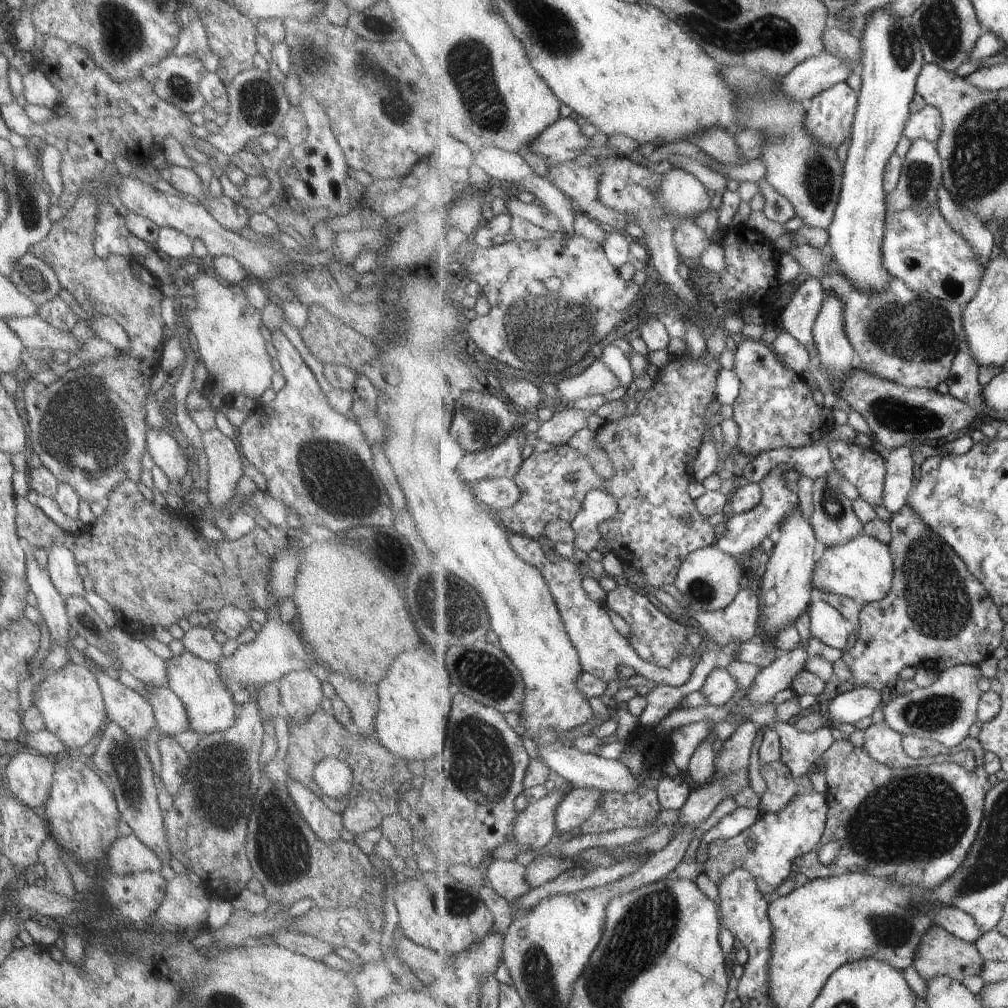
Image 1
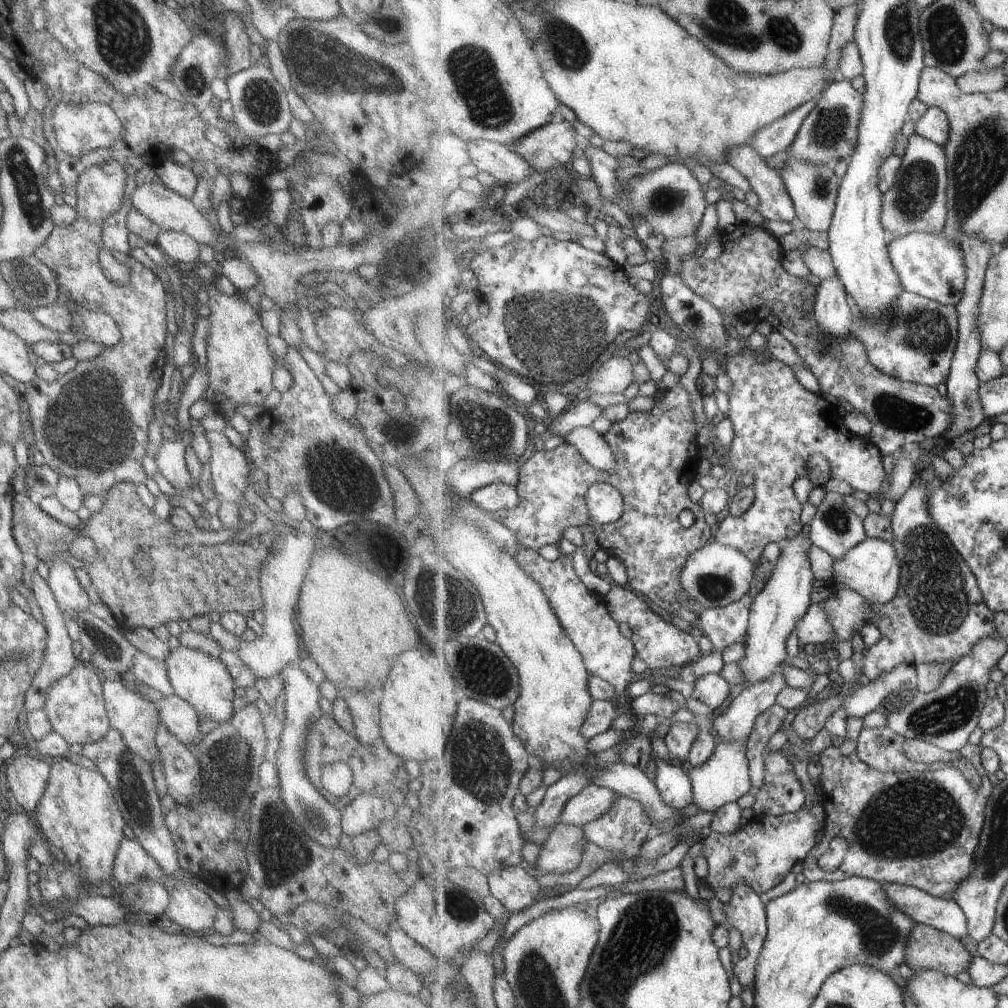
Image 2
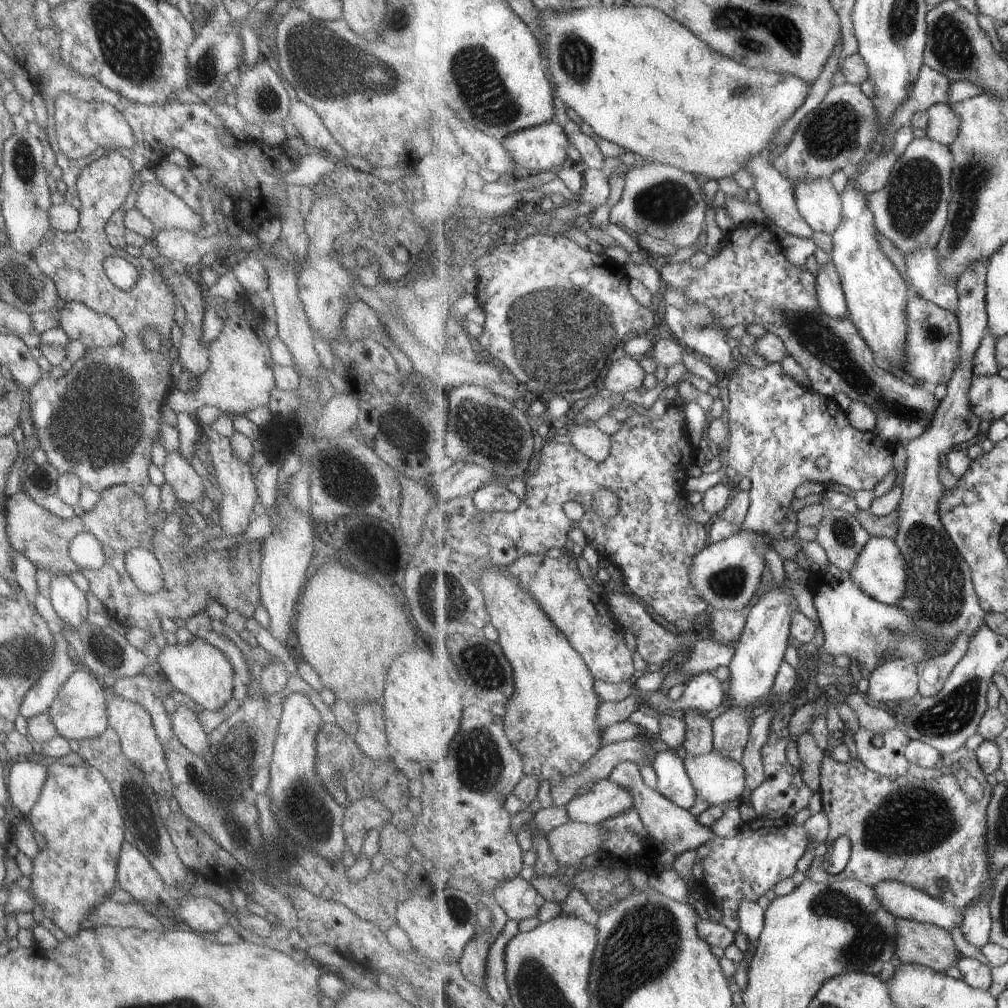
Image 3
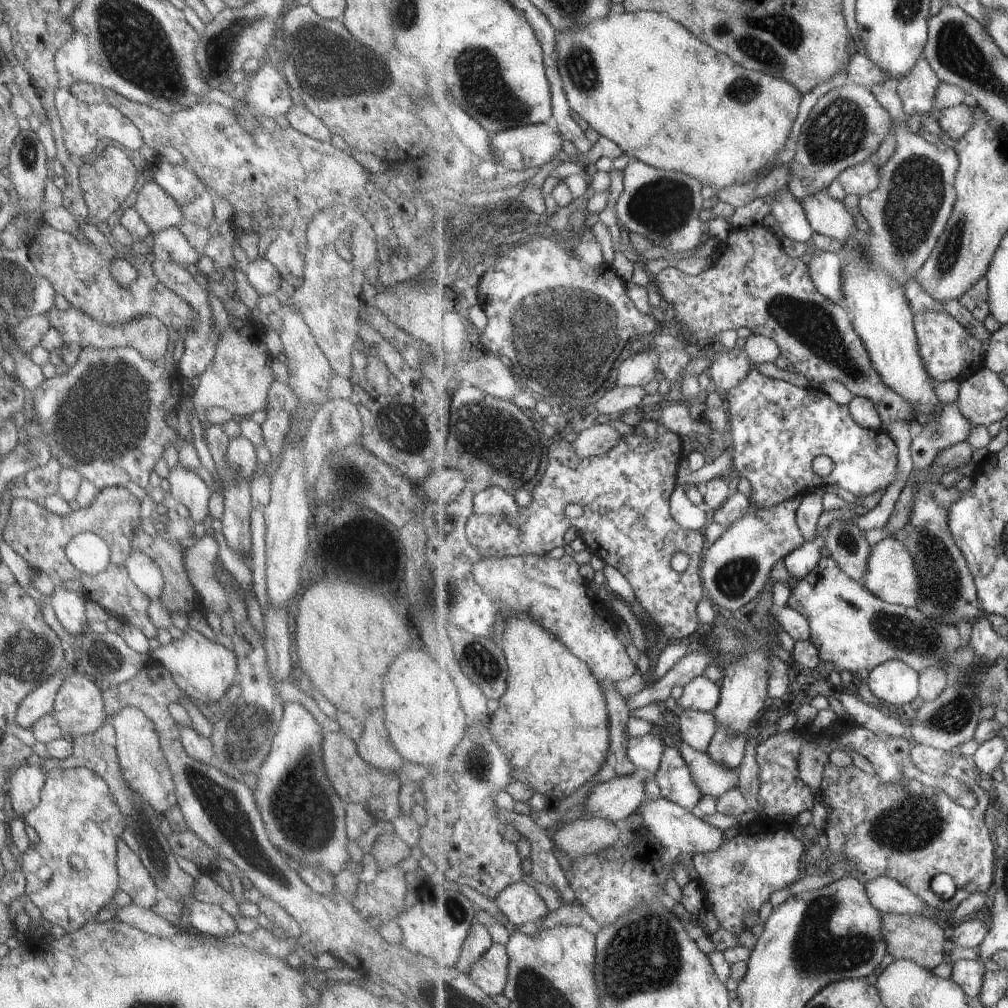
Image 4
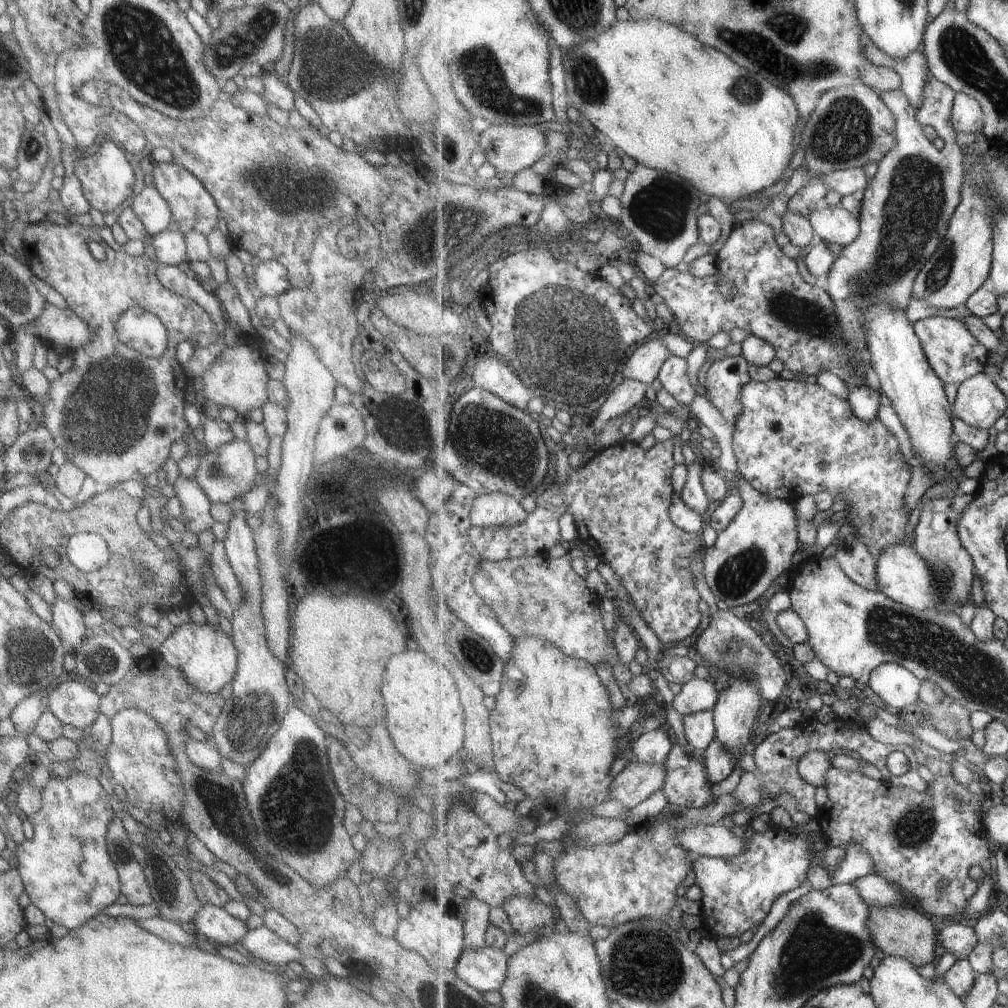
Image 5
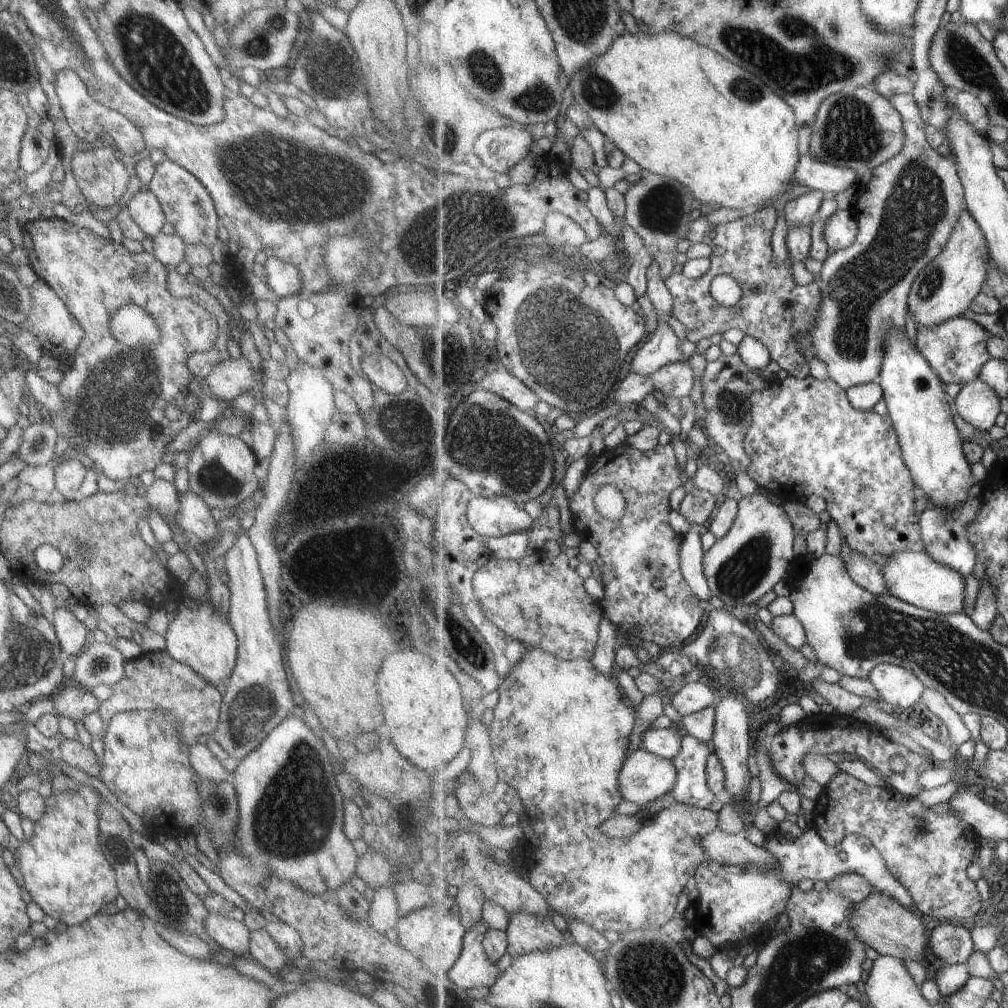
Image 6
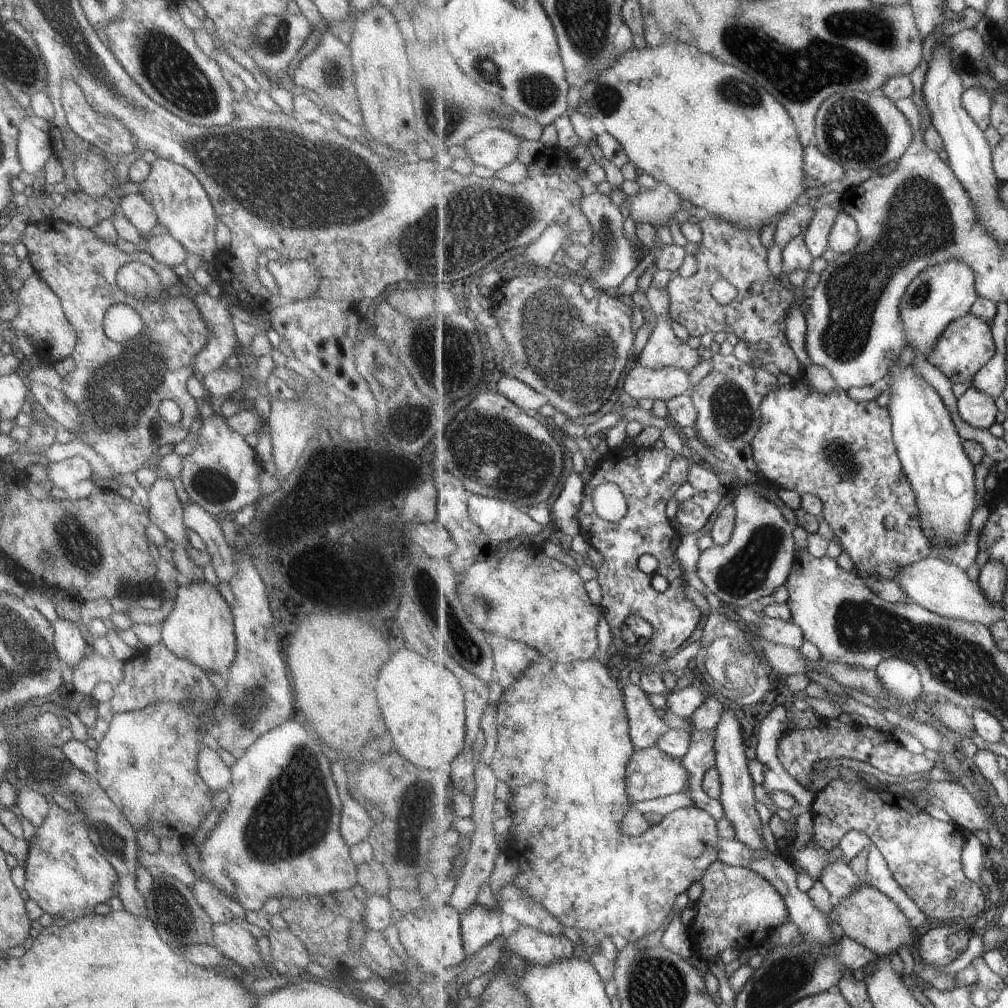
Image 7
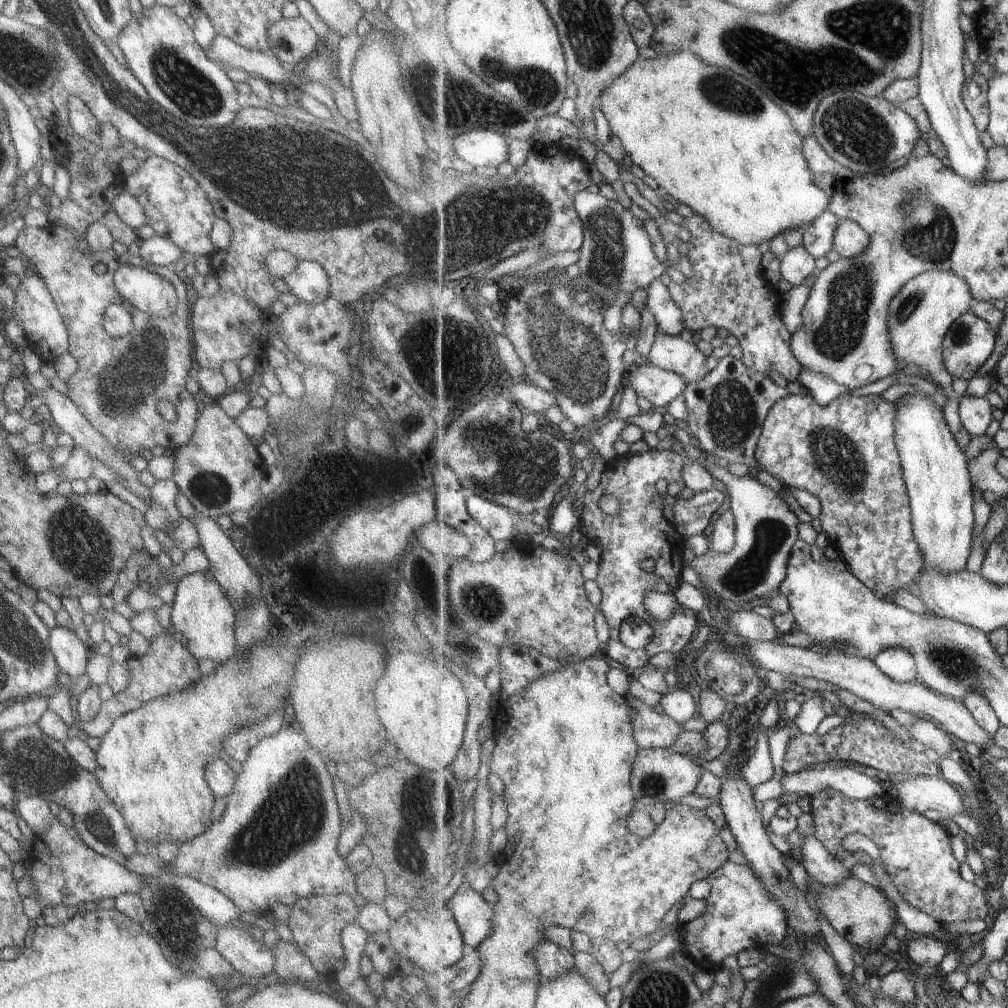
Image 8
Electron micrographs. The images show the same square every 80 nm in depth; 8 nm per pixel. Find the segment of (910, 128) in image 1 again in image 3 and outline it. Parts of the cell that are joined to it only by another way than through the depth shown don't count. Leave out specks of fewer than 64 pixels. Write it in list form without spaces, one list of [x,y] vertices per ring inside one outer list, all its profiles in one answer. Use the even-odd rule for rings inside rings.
[[[937,103],[928,111],[929,122],[926,134],[929,138],[953,144],[959,138],[961,119],[949,103]]]

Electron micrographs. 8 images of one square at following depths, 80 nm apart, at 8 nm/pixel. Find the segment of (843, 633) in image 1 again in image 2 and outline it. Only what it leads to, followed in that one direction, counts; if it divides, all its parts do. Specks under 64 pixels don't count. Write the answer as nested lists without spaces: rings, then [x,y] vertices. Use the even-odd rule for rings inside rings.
[[[813,603],[809,607],[807,614],[800,618],[794,632],[802,648],[812,647],[817,643],[836,644],[838,642],[828,614],[819,603]]]

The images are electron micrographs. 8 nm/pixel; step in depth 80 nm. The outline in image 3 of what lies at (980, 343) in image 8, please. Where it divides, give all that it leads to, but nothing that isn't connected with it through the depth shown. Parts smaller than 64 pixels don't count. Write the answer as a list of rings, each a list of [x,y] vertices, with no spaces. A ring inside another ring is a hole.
[[[911,293],[908,304],[909,336],[906,344],[907,380],[915,380],[933,388],[937,384],[947,384],[960,365],[962,349],[962,332],[960,318],[951,311],[945,310],[937,303],[917,297]]]

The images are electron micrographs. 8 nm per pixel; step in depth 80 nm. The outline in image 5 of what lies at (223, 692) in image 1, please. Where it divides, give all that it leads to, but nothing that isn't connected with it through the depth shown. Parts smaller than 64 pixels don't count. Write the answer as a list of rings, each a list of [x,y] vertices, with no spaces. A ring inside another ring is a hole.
[[[189,620],[175,627],[153,652],[159,654],[169,666],[178,668],[182,677],[203,694],[217,693],[225,684],[230,684],[236,667],[236,648],[231,637],[225,635],[219,626],[211,627],[207,622],[197,624]]]

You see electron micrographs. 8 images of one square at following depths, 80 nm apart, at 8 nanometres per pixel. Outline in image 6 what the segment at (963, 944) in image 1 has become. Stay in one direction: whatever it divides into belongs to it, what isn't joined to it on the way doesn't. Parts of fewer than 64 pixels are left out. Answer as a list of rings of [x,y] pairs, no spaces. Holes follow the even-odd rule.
[[[875,890],[864,901],[859,901],[850,918],[855,934],[880,955],[889,955],[899,960],[918,962],[930,948],[930,938],[920,912],[905,908],[896,898]]]

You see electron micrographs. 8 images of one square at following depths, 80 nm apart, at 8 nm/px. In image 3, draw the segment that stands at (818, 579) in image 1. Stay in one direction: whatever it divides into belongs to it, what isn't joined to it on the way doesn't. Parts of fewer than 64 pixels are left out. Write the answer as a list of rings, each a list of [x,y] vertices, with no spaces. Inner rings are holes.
[[[871,537],[861,551],[855,568],[851,572],[853,580],[867,593],[882,603],[899,605],[908,591],[909,569],[907,559],[900,546],[889,537]]]

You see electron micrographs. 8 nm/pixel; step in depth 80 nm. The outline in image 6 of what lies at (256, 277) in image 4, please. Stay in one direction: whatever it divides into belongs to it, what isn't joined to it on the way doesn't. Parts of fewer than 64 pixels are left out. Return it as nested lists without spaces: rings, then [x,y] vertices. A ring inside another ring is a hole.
[[[267,257],[263,264],[265,284],[279,300],[283,301],[289,295],[303,293],[304,286],[295,265],[283,262],[277,257]]]

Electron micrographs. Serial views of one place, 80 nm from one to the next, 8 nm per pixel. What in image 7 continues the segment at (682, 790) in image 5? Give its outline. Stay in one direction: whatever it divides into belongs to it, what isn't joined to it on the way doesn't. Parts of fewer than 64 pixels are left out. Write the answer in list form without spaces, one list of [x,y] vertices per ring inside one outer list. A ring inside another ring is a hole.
[[[693,730],[691,733],[692,743],[689,752],[682,758],[690,774],[686,792],[695,805],[720,821],[725,816],[720,799],[711,798],[703,788],[703,779],[707,771],[716,766],[716,732]]]

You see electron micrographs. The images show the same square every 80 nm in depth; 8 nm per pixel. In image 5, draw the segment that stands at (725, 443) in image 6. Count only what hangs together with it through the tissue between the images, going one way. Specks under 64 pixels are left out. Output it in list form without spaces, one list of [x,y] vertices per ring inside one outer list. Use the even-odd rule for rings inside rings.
[[[742,354],[736,357],[720,357],[705,374],[706,398],[721,412],[734,432],[744,413],[743,387],[752,381],[747,364],[747,359]]]

